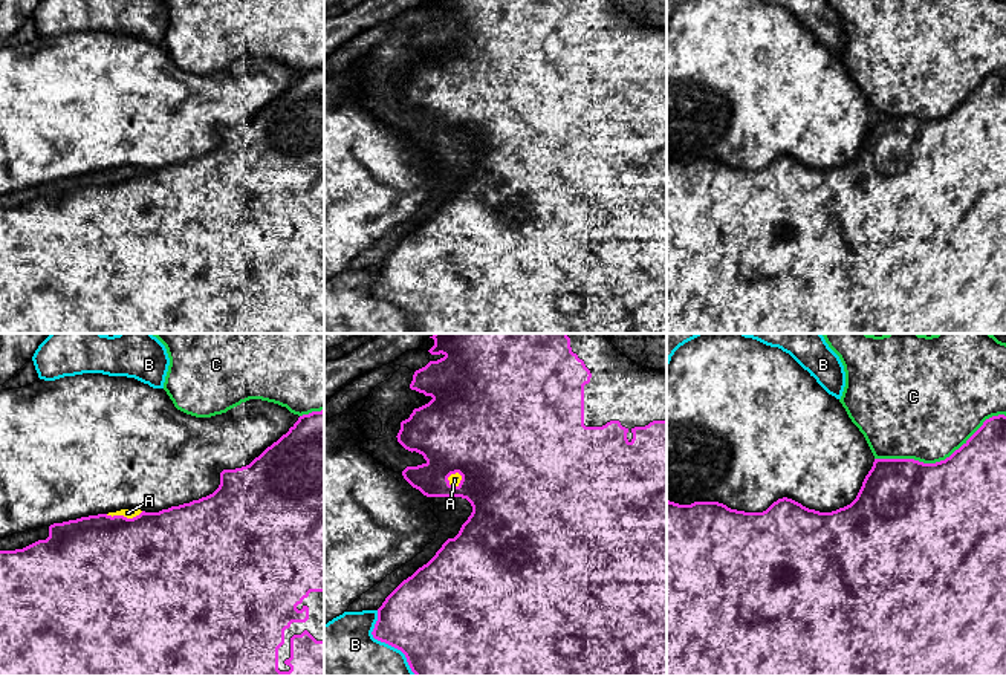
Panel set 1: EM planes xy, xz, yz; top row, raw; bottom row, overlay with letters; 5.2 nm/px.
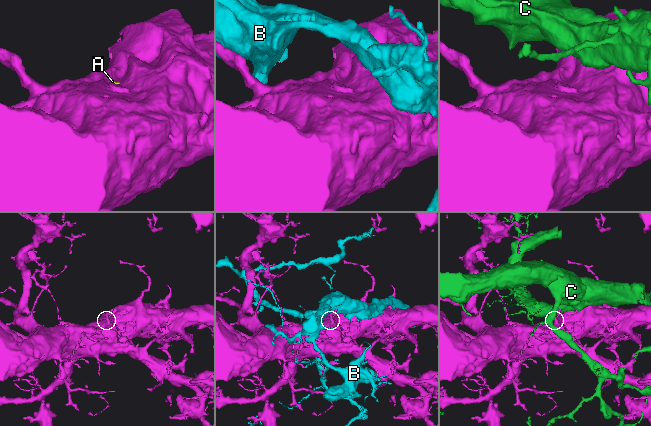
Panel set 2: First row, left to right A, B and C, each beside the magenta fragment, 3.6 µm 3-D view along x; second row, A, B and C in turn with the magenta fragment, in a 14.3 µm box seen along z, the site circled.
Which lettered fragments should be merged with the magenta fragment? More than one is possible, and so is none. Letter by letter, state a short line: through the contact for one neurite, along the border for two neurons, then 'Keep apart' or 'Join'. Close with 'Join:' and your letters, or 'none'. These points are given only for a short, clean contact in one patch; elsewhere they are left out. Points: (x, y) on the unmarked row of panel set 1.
A: Line: xy (120, 222), (124, 175), (127, 170). Join
B: Keep apart
C: Keep apart
Join: A

